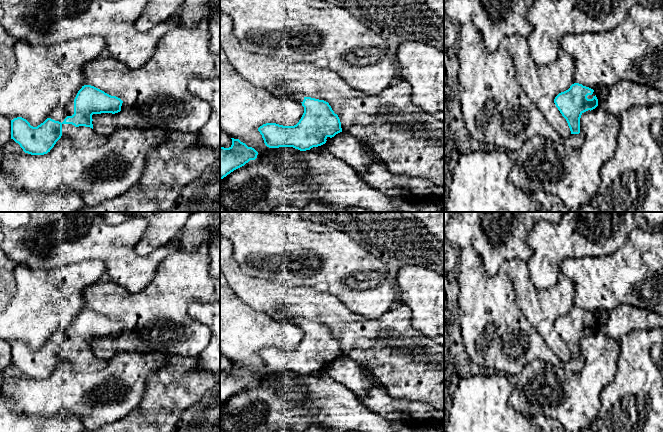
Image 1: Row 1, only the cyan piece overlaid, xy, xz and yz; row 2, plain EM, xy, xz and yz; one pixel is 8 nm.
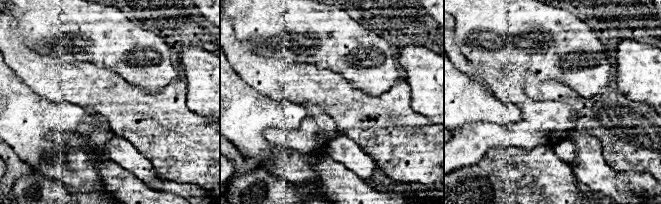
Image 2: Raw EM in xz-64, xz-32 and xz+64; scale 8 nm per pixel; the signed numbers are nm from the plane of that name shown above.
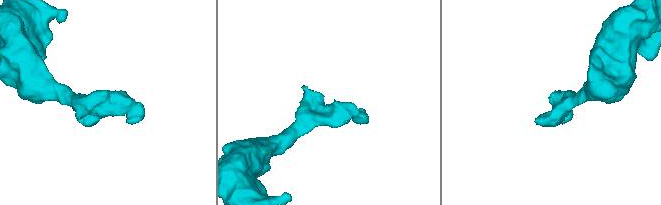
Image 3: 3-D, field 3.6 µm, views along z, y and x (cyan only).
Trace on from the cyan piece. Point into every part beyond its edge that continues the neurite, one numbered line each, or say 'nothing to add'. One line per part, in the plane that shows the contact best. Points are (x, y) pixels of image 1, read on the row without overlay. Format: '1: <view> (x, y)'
1: xy (63, 335)

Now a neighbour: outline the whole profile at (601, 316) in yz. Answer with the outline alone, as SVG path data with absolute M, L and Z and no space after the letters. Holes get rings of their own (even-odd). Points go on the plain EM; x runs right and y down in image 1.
M598 310L594 313L596 317L596 321L598 323L598 327L605 324L605 322L608 319L608 314L609 314L609 311L606 311L606 310Z

